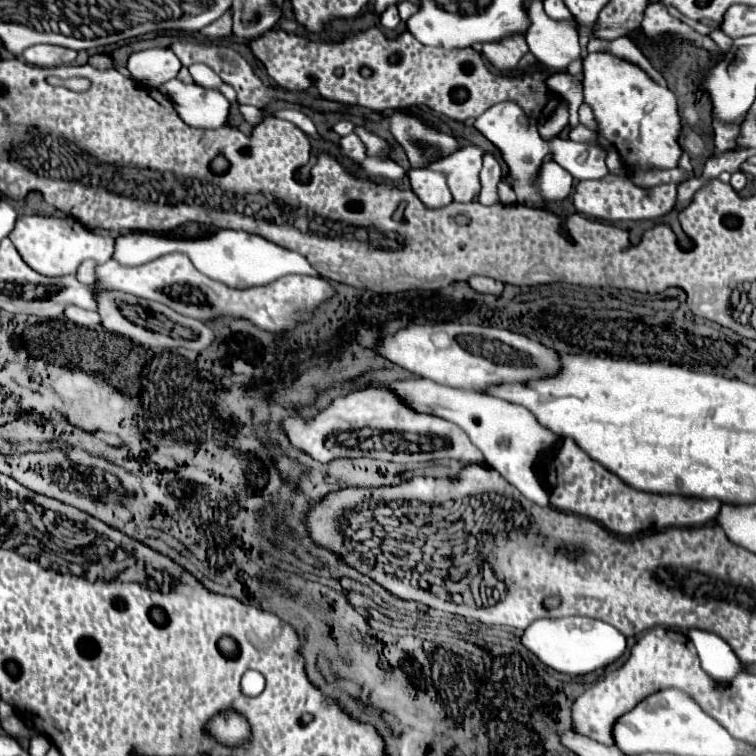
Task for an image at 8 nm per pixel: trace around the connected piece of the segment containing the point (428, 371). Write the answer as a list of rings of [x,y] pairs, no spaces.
[[[438,323],[438,325],[410,325],[394,335],[382,337],[378,353],[392,363],[432,379],[440,385],[484,393],[492,385],[528,383],[536,379],[554,377],[562,363],[560,355],[514,331],[486,325],[462,325],[462,323]]]

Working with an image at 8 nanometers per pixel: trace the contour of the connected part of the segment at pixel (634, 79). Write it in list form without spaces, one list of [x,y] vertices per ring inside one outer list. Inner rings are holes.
[[[592,53],[582,61],[584,103],[592,107],[598,135],[610,141],[622,159],[626,175],[640,169],[672,169],[678,165],[682,147],[678,145],[680,115],[670,89],[656,85],[640,67],[610,53]]]

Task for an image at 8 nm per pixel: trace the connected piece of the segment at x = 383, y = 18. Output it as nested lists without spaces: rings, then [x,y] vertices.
[[[390,5],[390,7],[380,15],[380,25],[382,25],[384,29],[394,29],[398,23],[400,23],[398,9],[396,9],[396,5]]]

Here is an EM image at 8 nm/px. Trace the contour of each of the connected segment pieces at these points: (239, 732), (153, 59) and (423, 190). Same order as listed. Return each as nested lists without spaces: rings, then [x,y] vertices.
[[[226,711],[224,715],[212,717],[212,721],[208,723],[208,731],[212,735],[216,735],[218,741],[222,739],[224,743],[236,745],[236,743],[240,743],[248,737],[250,727],[248,727],[248,723],[244,721],[242,715],[234,713],[234,711]]]
[[[172,49],[136,51],[128,57],[128,63],[126,63],[126,67],[134,79],[144,81],[156,89],[162,83],[174,79],[182,67],[178,57],[172,53]]]
[[[412,169],[408,173],[412,191],[420,197],[420,201],[428,207],[444,207],[452,201],[450,189],[446,187],[444,175],[428,171],[428,169]]]

